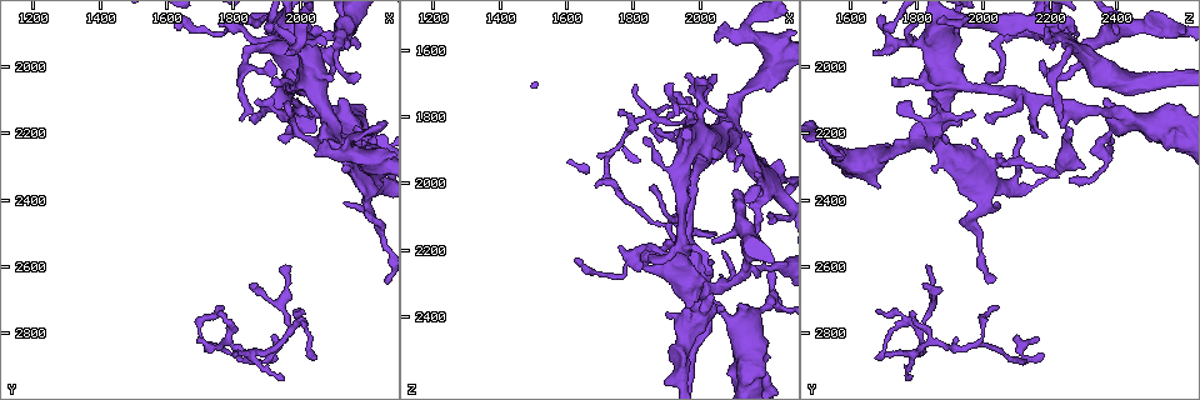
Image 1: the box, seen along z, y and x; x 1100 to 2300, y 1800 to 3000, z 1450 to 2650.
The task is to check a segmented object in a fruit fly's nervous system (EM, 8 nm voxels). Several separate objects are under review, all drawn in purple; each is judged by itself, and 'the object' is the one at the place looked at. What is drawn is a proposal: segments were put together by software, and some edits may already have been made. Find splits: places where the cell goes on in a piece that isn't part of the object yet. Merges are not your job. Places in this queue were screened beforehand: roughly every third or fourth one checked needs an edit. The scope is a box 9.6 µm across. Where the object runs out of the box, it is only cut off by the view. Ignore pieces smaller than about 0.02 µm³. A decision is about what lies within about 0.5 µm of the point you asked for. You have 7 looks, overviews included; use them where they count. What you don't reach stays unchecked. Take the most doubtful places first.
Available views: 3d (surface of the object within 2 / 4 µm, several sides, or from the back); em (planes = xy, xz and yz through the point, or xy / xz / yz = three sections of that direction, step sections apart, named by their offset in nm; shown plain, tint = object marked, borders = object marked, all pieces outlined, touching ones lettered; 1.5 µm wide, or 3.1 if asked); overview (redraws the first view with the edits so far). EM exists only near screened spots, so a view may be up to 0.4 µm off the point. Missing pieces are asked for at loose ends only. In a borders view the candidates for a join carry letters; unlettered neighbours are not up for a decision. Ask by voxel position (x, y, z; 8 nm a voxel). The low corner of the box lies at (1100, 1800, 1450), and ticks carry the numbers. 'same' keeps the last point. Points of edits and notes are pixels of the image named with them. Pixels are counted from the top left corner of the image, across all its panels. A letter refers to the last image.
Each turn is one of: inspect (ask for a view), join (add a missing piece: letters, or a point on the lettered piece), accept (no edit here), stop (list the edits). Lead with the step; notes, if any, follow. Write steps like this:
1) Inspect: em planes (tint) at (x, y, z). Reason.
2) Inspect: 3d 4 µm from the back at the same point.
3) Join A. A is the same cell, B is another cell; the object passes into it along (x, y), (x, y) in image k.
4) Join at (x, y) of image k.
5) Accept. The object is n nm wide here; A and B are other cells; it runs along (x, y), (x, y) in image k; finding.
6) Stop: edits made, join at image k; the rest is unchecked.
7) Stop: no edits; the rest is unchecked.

Inspect: 3d 2 µm at (2060, 1900, 1910). Thick end.

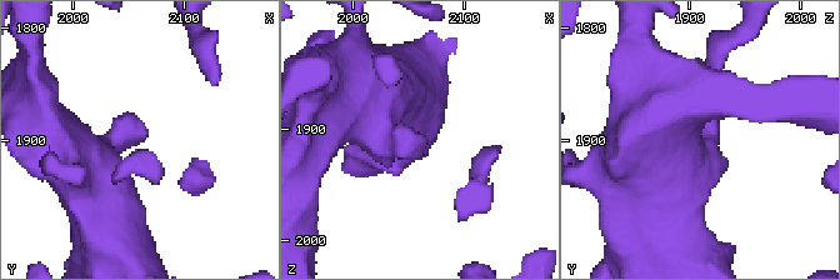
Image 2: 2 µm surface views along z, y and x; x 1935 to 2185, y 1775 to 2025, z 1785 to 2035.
Inspect: em xy step 8 (borders) at (2058, 1904, 1920). Need the tissue.

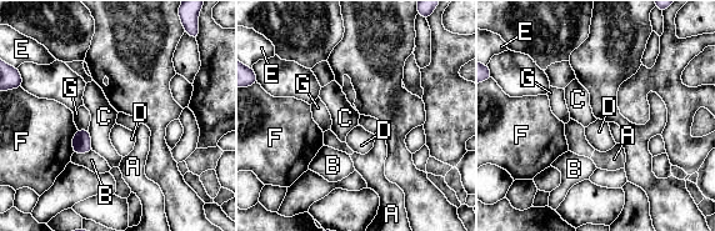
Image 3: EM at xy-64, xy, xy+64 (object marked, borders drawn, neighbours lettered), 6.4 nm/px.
Inspect: em xz step 8 (borders) at the same point.

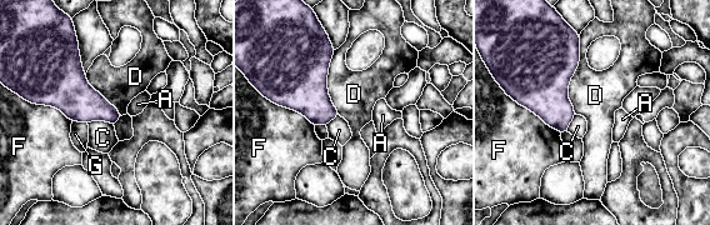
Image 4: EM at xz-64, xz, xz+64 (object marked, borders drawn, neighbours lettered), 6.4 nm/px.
Accept. A, C, D, F and G are other cells; a border runs along (580, 35), (568, 91), (574, 113) in image 4; none of them fits.

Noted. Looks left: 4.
Inspect: em planes (borders) at (2220, 2220, 2120). Thin end.

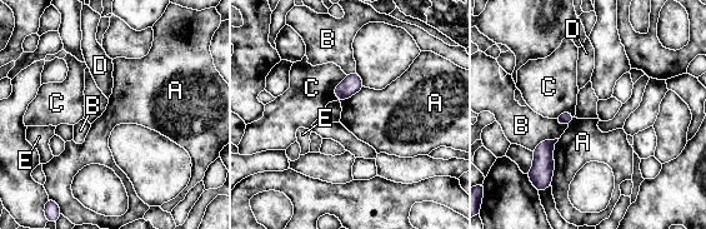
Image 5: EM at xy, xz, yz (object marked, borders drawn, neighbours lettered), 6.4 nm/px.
Accept. A, B, C, D and E are other cells; a border runs along (559, 139), (550, 184) in image 5; no lettered piece goes on from it.

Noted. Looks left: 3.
Inspect: em planes (tint) at (1920, 2040, 1750). An open end.

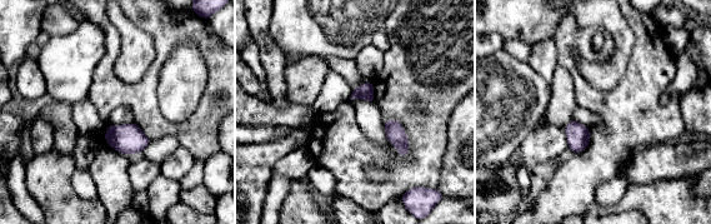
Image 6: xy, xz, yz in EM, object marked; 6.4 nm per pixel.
Inspect: em planes (borders) at the same point. What lies round it.

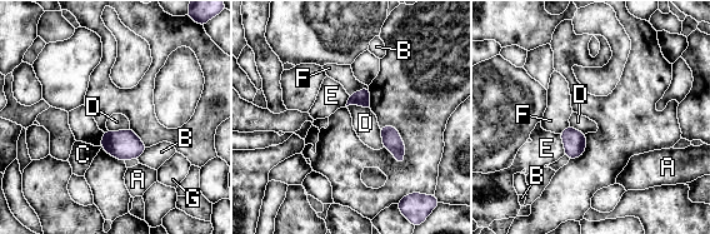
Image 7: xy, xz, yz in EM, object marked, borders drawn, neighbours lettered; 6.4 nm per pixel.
Accept. The object is 90 nm wide here; A, B, C, D, E, F and G are other cells; a border runs along (346, 105), (363, 105), (370, 110) in image 7; none of them fits.

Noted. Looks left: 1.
Stop: no edits; the rest is unchecked.

